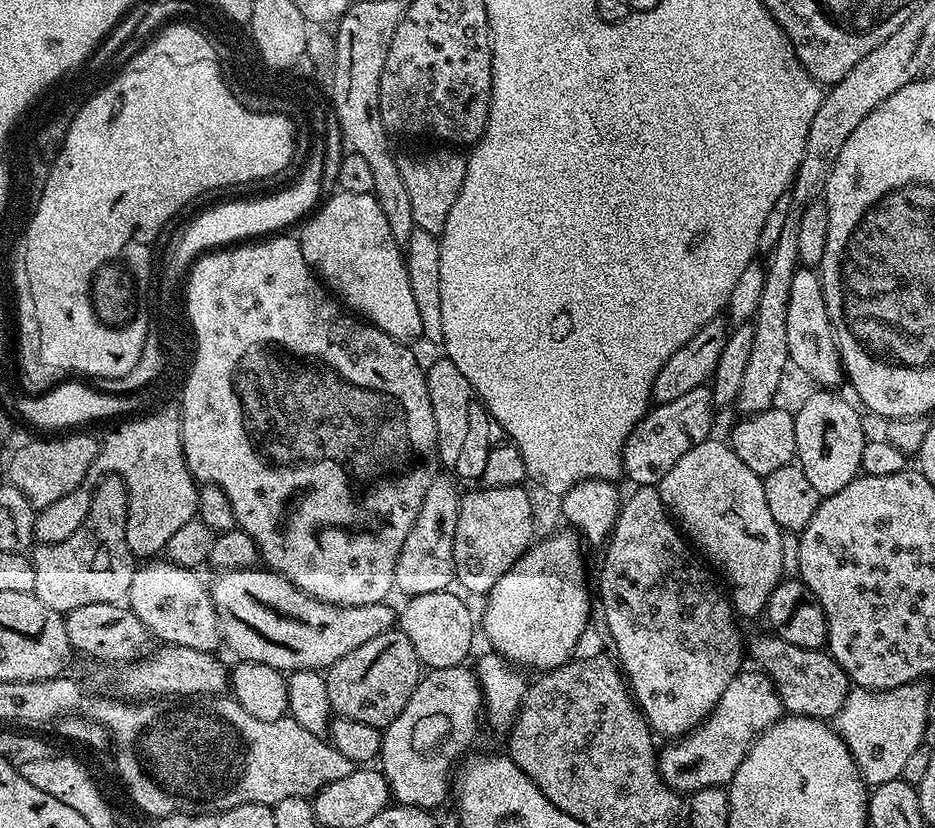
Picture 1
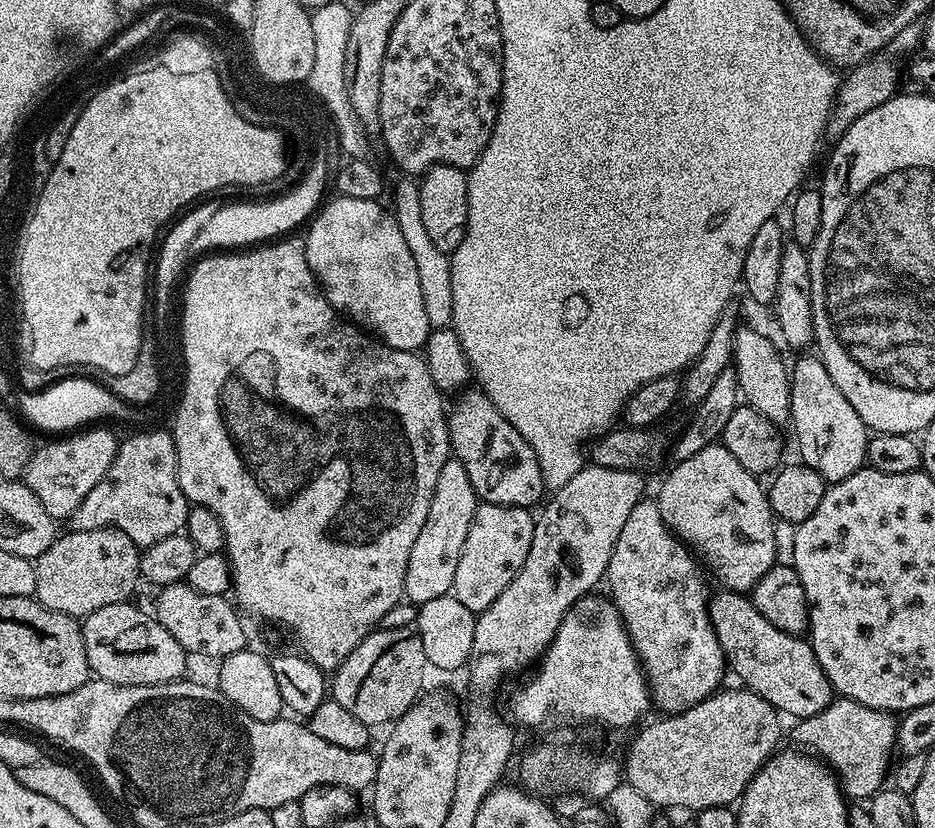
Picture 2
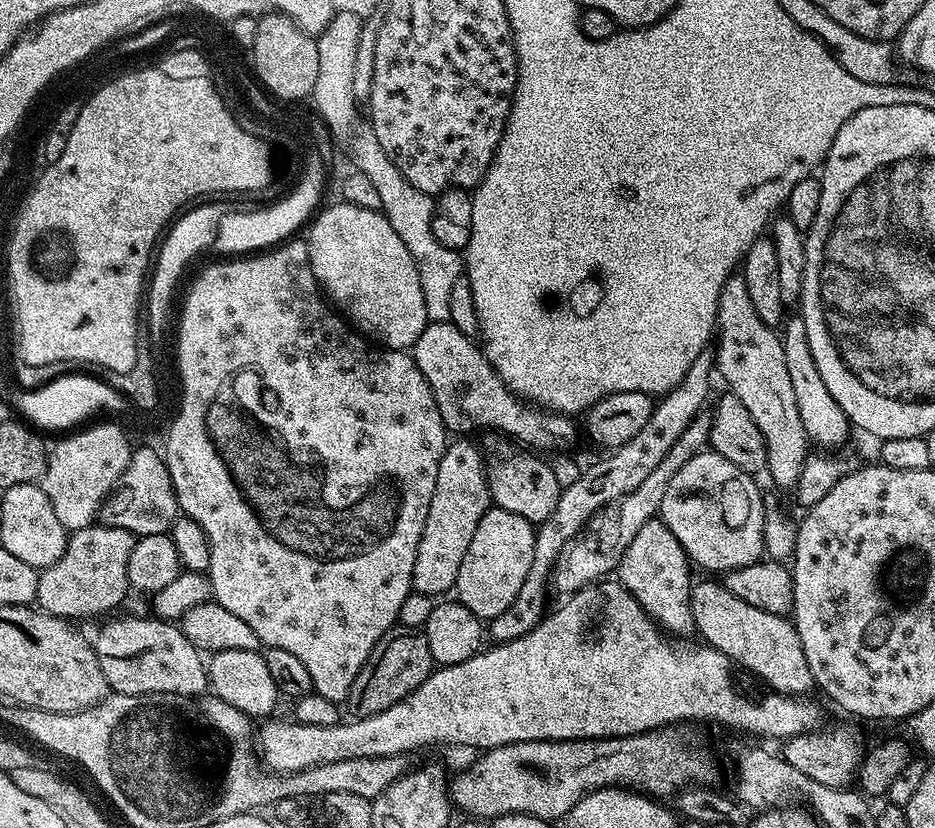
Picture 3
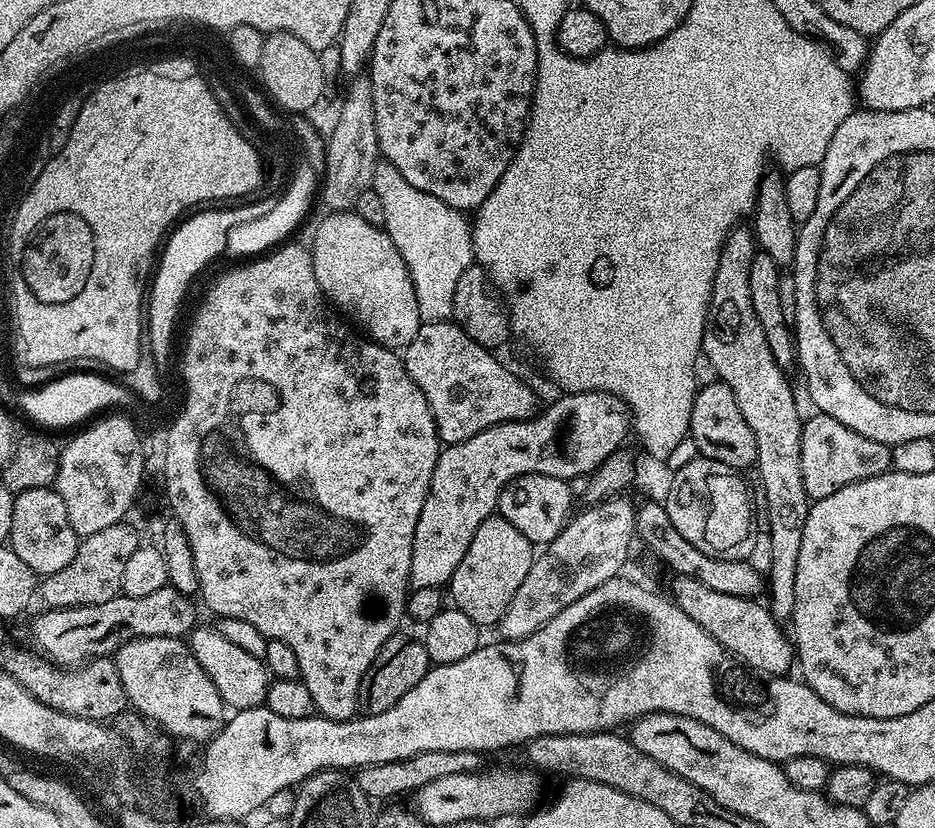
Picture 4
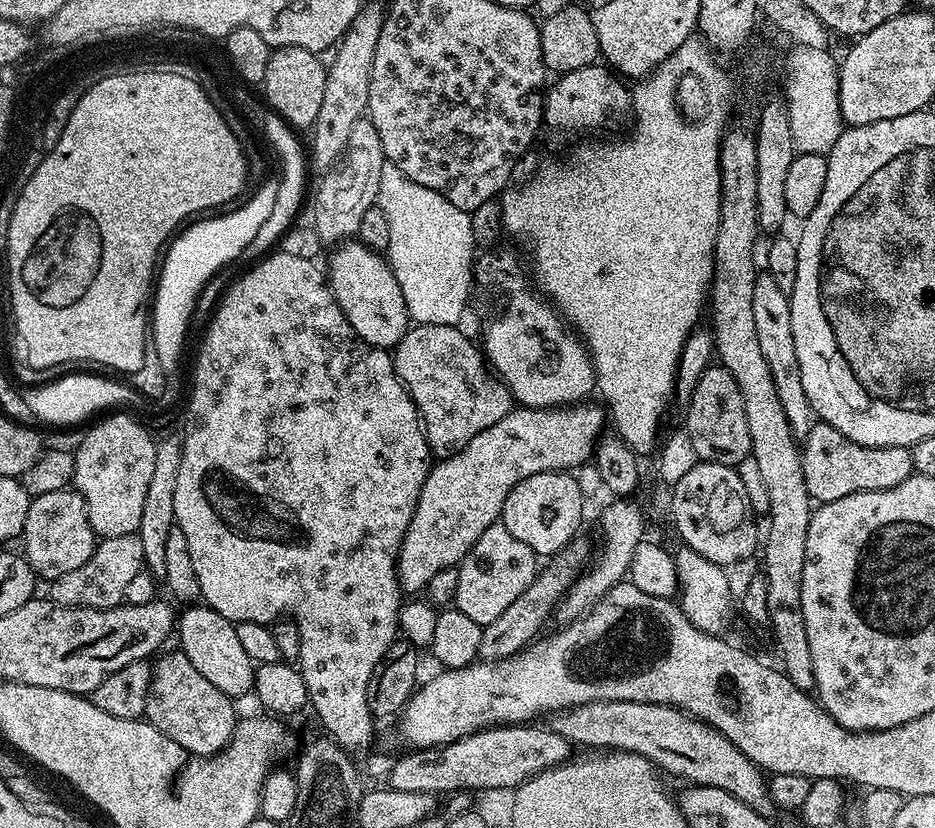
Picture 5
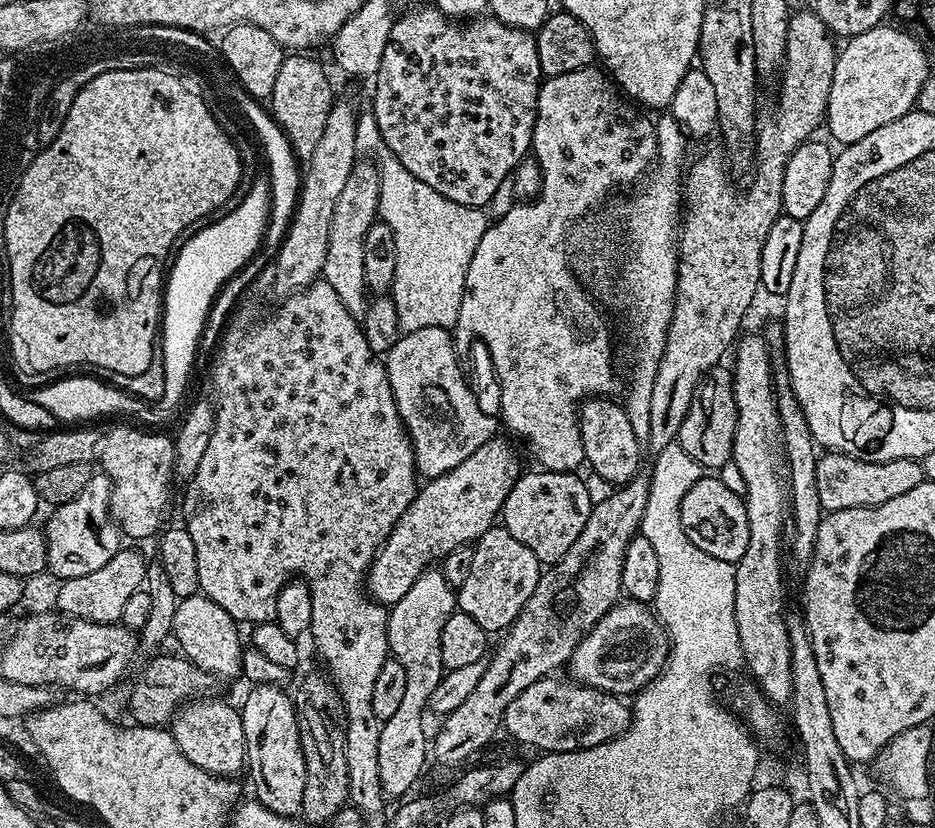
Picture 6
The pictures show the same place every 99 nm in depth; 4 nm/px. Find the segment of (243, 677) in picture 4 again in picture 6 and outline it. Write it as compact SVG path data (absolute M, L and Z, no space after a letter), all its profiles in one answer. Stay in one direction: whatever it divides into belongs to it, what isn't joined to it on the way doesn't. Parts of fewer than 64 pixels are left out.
M197 594L183 597L177 603L172 636L180 643L179 651L188 657L188 661L197 664L209 677L221 676L224 680L232 680L241 675L240 663L245 650L236 628L239 628L238 622L230 618L222 606L218 606L209 596Z

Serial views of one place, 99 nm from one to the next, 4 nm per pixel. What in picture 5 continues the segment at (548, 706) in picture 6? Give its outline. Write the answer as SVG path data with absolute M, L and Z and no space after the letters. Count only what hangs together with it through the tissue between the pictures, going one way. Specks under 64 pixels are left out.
M595 700L586 702L577 708L566 708L563 712L551 717L550 727L566 738L574 746L580 744L584 750L615 750L618 752L633 752L648 759L649 764L655 766L661 773L669 772L680 780L688 780L689 785L714 786L718 790L726 790L734 794L742 802L746 802L752 808L764 810L769 807L770 799L766 787L765 777L761 769L753 764L738 746L716 731L704 721L681 712L679 708L672 708L668 704L647 704L646 702L622 702L621 700Z

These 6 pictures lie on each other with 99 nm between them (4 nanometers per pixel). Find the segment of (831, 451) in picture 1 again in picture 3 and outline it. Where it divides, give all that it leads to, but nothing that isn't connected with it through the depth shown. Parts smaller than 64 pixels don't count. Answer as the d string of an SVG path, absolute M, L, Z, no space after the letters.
M794 312L794 315L791 313L783 321L782 342L786 370L790 373L794 398L798 402L799 414L809 441L813 445L818 444L826 447L823 448L826 450L837 449L834 447L840 446L845 442L848 432L852 430L852 425L848 421L848 416L838 406L838 402L835 402L830 390L827 390L826 384L822 381L822 376L818 373L817 364L814 362L813 355L810 354L806 324L801 313Z

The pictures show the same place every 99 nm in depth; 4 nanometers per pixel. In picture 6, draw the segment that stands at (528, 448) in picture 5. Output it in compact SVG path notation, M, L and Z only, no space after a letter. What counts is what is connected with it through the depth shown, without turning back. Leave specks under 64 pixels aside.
M499 434L493 435L485 444L478 446L478 450L474 450L470 458L466 458L466 462L454 466L454 470L438 478L427 481L417 491L410 506L406 506L402 518L398 518L394 530L390 530L386 542L368 567L366 591L376 603L385 606L397 604L409 592L410 586L418 582L420 575L442 561L446 554L450 554L450 550L463 544L475 545L476 540L482 538L482 534L486 534L486 530L490 530L497 523L514 482L522 474L520 456L515 448L517 445L511 439L508 440L503 440Z

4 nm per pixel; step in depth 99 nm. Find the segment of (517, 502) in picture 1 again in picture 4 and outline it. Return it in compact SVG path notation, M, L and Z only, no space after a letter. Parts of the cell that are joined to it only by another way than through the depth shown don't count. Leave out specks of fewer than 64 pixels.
M502 515L488 516L474 533L466 555L462 562L458 562L458 570L454 570L450 581L451 603L477 626L499 625L502 614L506 614L506 606L510 606L510 598L514 598L518 586L522 586L526 574L530 574L533 559L534 545L526 538L526 534L510 526L510 522L506 522Z

